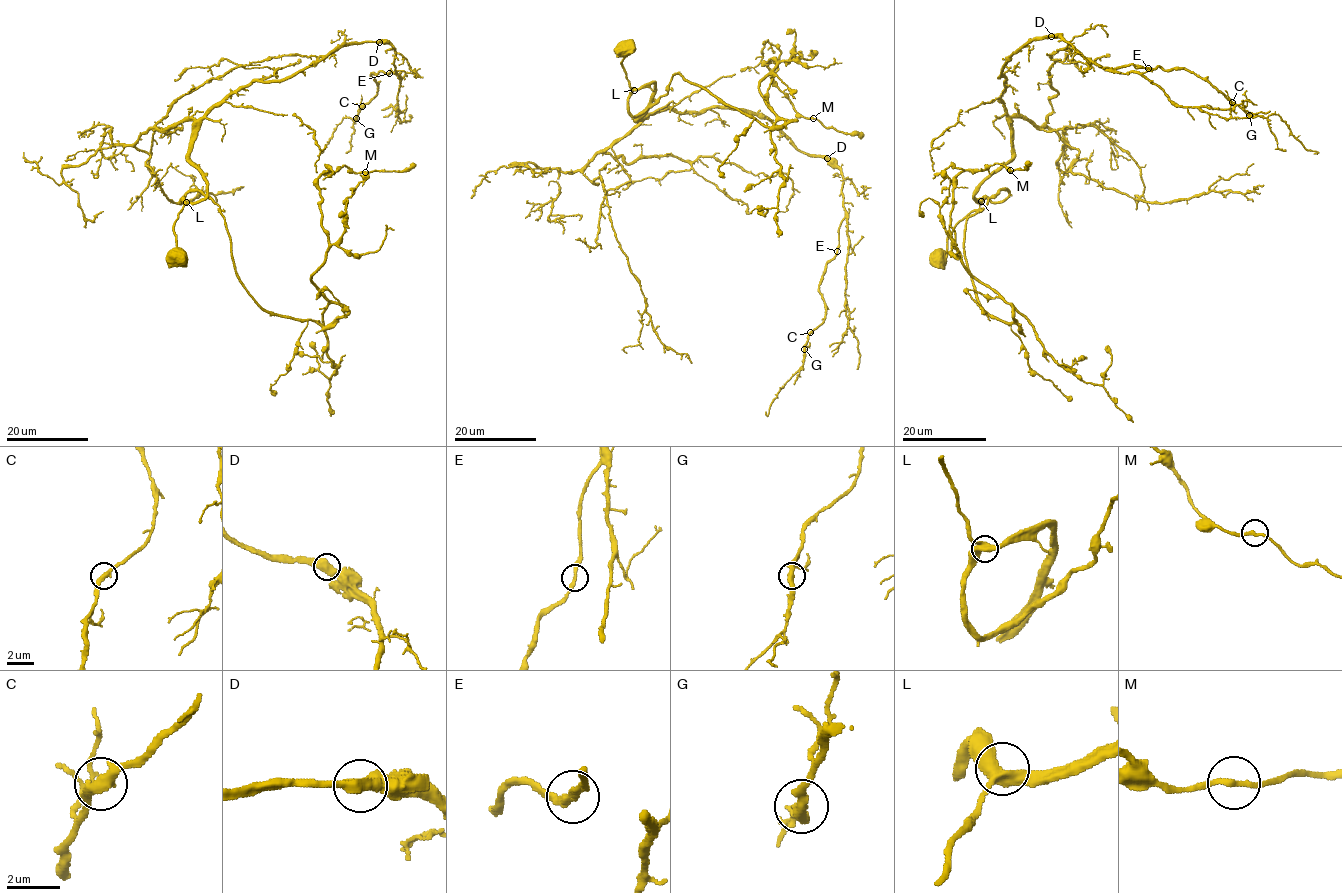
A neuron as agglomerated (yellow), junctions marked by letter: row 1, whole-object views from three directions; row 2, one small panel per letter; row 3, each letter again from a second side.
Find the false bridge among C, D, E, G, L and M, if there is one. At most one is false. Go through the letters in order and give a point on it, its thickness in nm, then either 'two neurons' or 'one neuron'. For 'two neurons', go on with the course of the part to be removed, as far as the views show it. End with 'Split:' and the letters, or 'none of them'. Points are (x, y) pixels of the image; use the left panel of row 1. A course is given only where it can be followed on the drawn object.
C: (362, 106) | 360 nm | one neuron
D: (379, 42) | 550 nm | one neuron
E: (389, 73) | 260 nm | one neuron
G: (356, 118) | 360 nm | one neuron
L: (186, 202) | 440 nm | one neuron
M: (365, 172) | 200 nm | one neuron
Split: none of them

